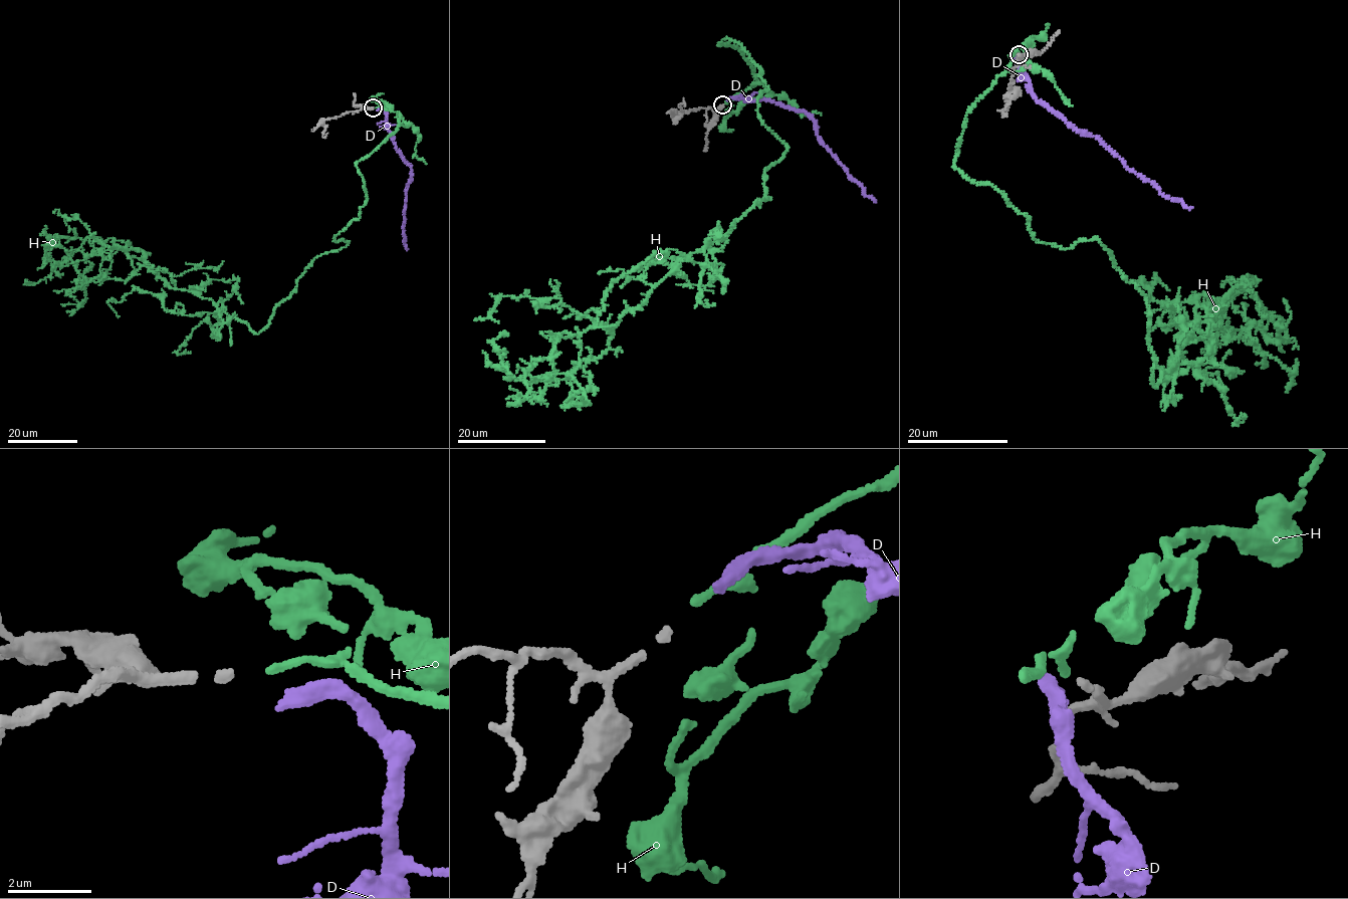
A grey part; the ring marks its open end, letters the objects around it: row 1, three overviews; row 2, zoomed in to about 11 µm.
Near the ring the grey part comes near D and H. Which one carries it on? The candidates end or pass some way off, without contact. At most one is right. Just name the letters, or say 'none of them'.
H

